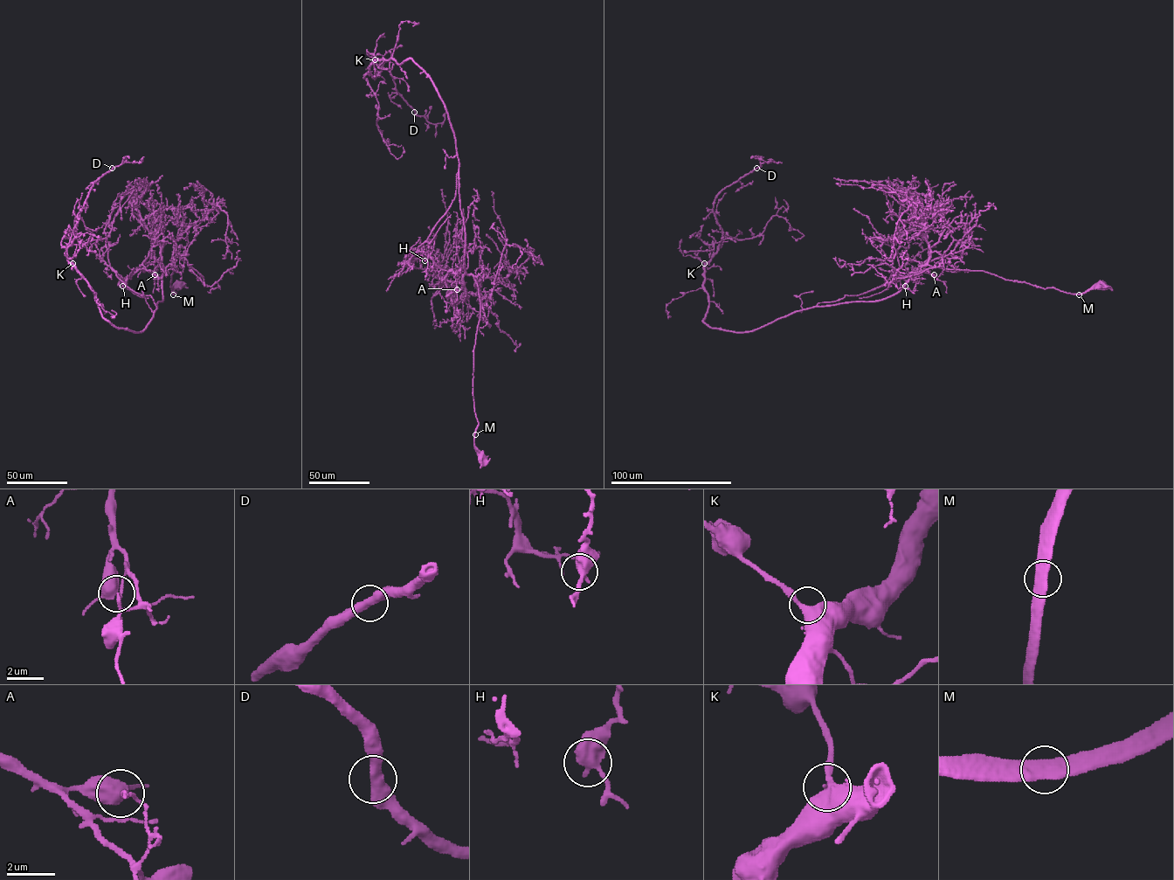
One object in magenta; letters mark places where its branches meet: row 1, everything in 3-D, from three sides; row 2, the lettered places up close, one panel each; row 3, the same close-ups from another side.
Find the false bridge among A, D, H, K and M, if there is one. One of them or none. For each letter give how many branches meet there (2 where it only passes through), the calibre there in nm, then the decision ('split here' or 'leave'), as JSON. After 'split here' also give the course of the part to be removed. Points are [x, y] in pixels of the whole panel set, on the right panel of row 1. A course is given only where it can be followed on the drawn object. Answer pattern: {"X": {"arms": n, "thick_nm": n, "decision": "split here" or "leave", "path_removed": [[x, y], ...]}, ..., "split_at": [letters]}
{"A": {"arms": 2, "thick_nm": 500, "decision": "leave"}, "D": {"arms": 2, "thick_nm": 480, "decision": "leave"}, "H": {"arms": 2, "thick_nm": 500, "decision": "leave"}, "K": {"arms": 2, "thick_nm": 500, "decision": "leave"}, "M": {"arms": 2, "thick_nm": 480, "decision": "leave"}, "split_at": []}

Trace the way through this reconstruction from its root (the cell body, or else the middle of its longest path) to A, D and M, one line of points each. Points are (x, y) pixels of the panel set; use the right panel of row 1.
A: (1100, 287), (1072, 294), (1004, 280), (983, 271), (921, 266), (913, 276), (920, 272), (934, 274)
D: (1100, 287), (921, 266), (880, 300), (712, 328), (713, 203), (756, 168)
M: (1100, 287), (1079, 294)

